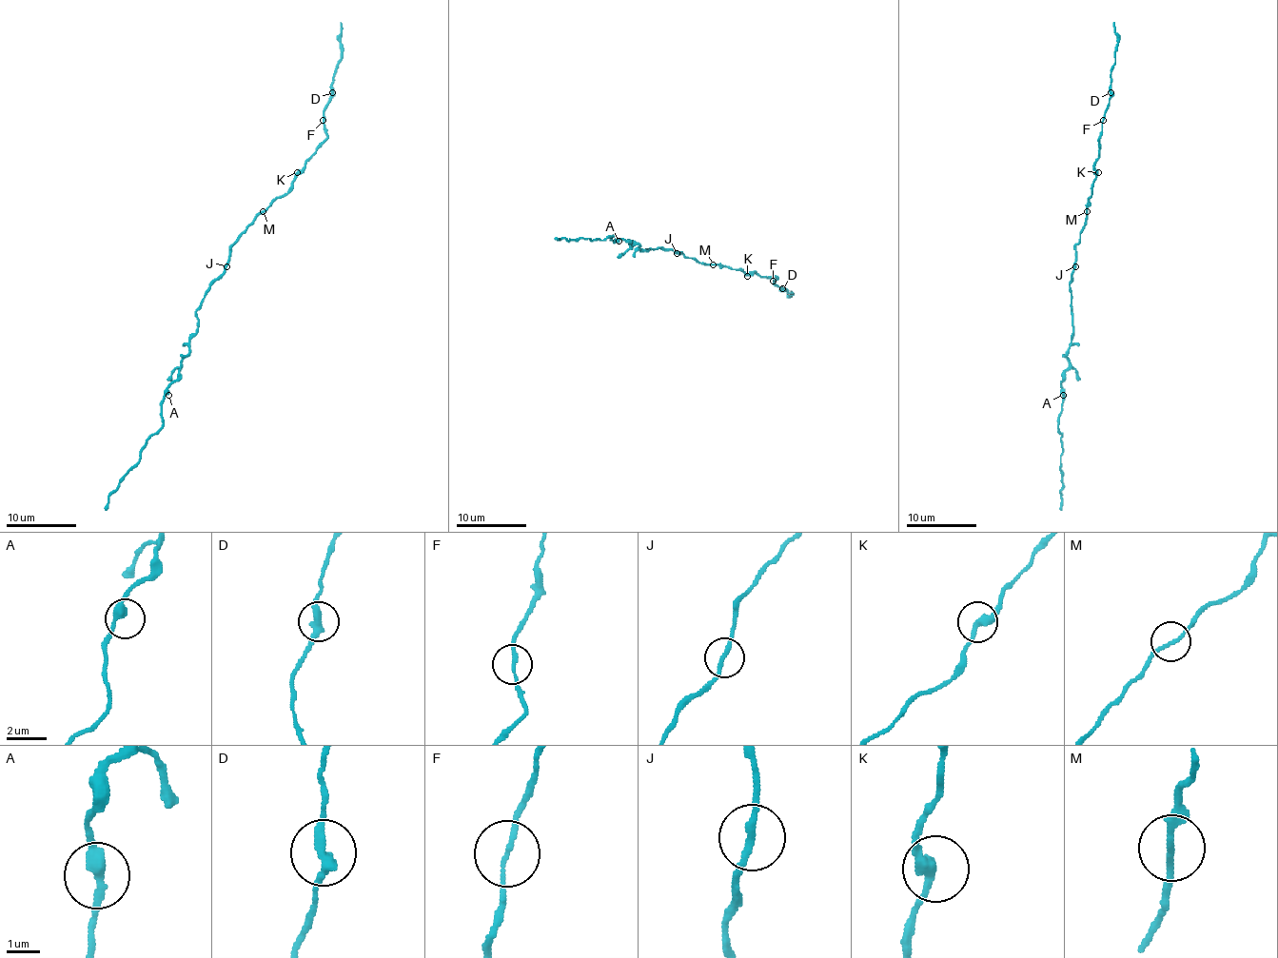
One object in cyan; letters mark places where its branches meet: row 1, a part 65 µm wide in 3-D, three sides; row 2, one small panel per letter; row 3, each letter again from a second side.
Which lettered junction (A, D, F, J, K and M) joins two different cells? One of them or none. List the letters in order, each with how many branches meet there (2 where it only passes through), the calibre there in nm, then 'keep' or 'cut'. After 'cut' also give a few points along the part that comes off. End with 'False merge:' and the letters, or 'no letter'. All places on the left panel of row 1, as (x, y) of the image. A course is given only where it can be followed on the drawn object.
A: 2 branches meet; 340 nm thick; keep
D: 2 branches meet; 340 nm thick; keep
F: 2 branches meet; 140 nm thick; keep
J: 2 branches meet; 200 nm thick; keep
K: 2 branches meet; 360 nm thick; keep
M: 2 branches meet; 150 nm thick; keep
False merge: no letter

